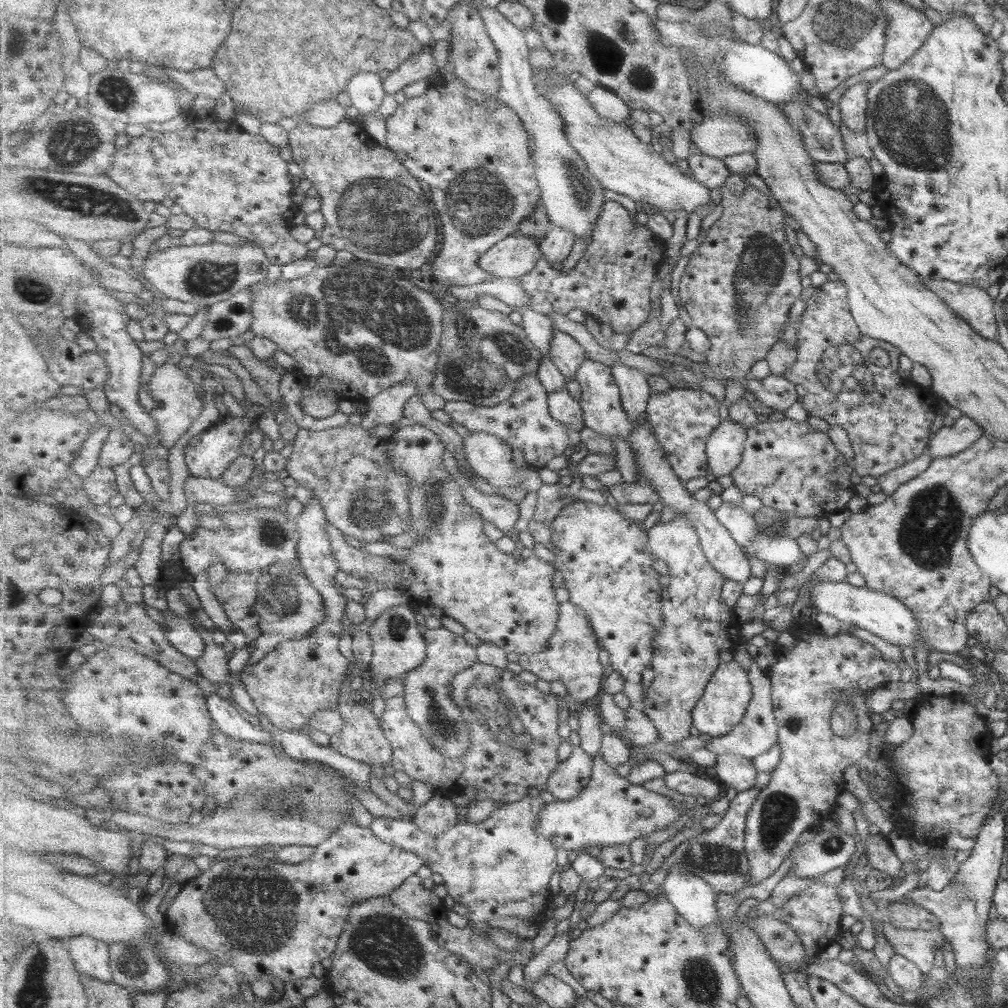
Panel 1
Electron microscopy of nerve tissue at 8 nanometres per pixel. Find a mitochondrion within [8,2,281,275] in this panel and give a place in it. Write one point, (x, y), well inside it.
(89, 202)

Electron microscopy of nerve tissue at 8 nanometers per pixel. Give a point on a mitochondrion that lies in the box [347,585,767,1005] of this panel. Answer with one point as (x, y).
(495, 706)

